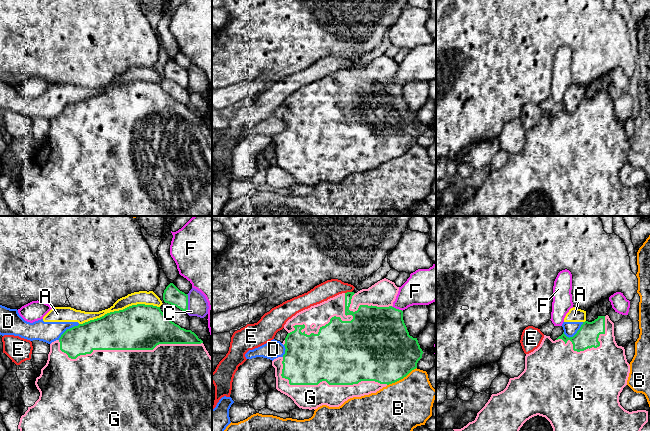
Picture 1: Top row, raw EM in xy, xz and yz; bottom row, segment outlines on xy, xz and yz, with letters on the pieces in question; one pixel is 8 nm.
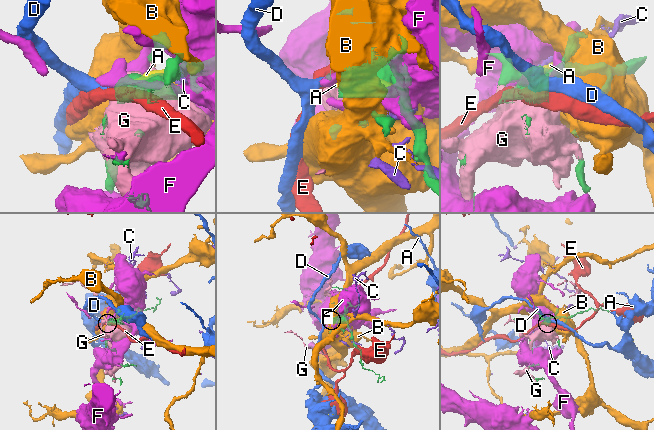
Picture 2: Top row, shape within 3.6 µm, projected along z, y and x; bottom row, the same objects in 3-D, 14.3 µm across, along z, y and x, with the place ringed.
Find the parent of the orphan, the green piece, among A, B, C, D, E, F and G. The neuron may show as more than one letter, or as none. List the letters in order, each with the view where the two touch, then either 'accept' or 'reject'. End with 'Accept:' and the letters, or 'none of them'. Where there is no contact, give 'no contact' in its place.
A: xy | reject
B: xz | reject
C: xy | reject
D: yz | reject
E: xz | reject
F: xz | reject
G: xy | accept
Accept: G

